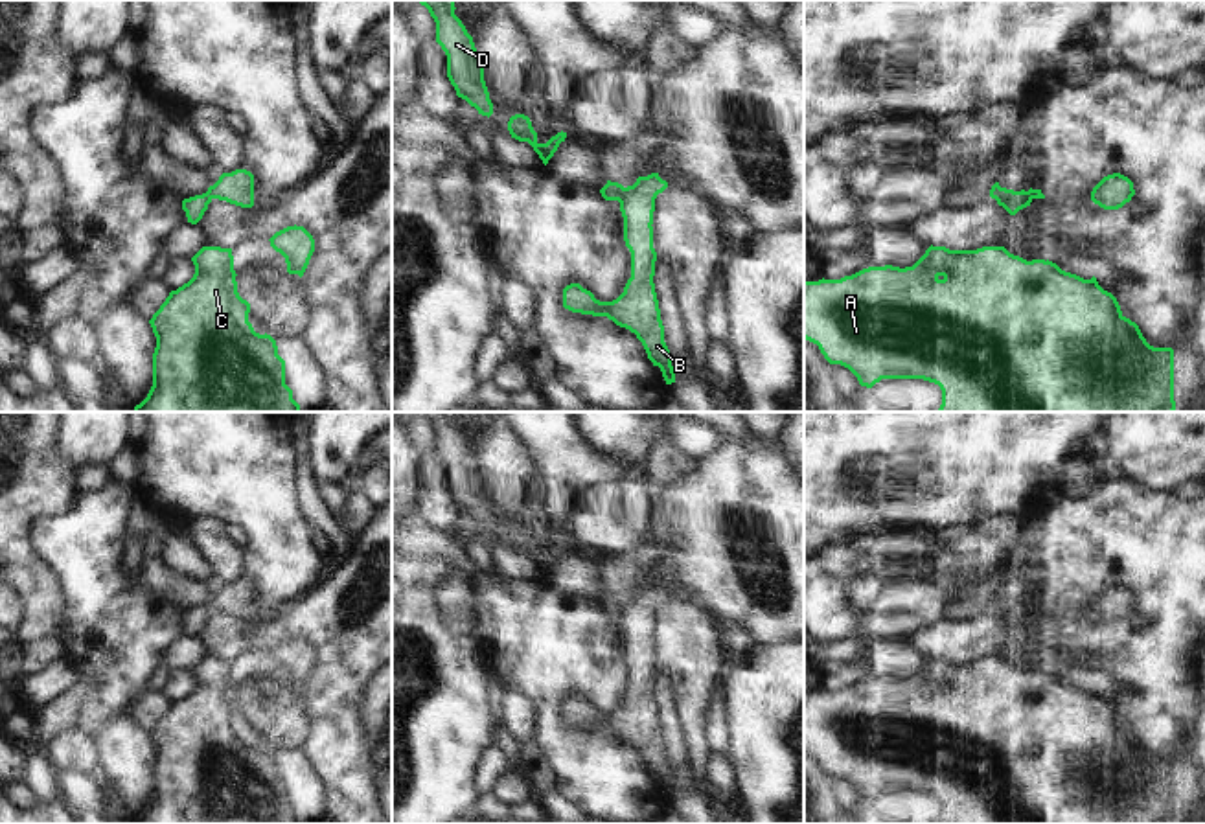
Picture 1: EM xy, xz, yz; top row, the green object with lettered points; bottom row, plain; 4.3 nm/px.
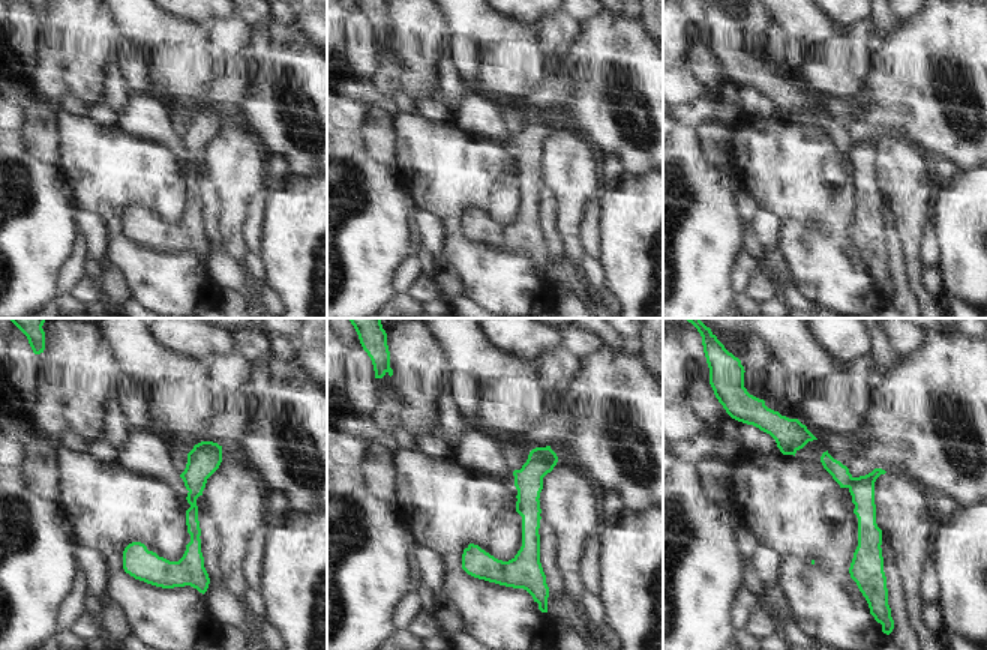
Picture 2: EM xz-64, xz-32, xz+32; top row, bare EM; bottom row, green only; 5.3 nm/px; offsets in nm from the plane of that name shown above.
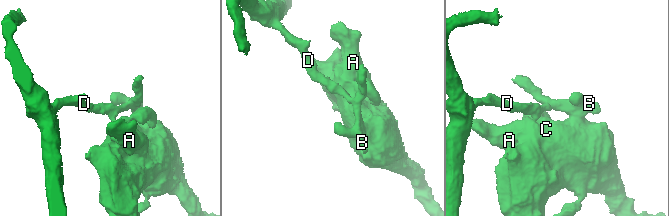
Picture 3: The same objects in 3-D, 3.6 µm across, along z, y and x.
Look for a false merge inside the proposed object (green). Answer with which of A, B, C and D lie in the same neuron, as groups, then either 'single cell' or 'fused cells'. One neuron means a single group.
A B C / D | fused cells

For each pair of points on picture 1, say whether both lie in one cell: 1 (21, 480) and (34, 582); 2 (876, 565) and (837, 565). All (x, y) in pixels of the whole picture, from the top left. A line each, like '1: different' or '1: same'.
1: same
2: same

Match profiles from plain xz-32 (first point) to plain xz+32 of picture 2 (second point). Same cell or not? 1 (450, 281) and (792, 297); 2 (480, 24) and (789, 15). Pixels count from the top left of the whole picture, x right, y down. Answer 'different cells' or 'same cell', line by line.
1: different cells
2: same cell

